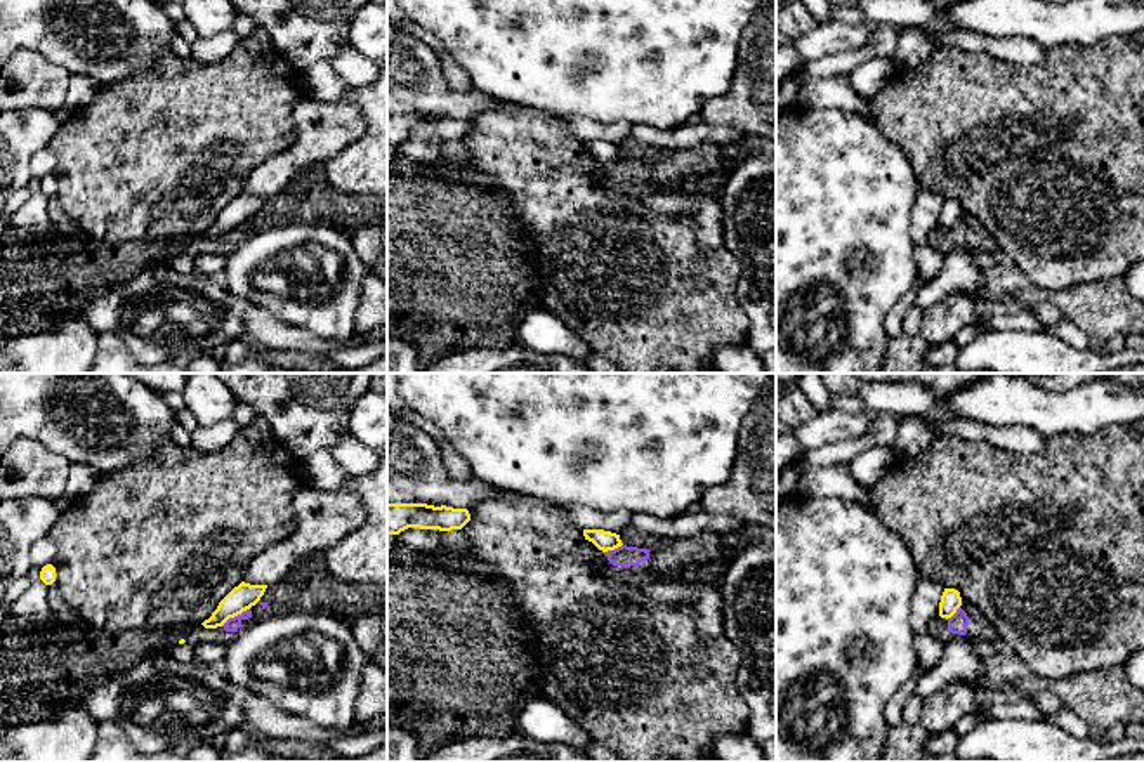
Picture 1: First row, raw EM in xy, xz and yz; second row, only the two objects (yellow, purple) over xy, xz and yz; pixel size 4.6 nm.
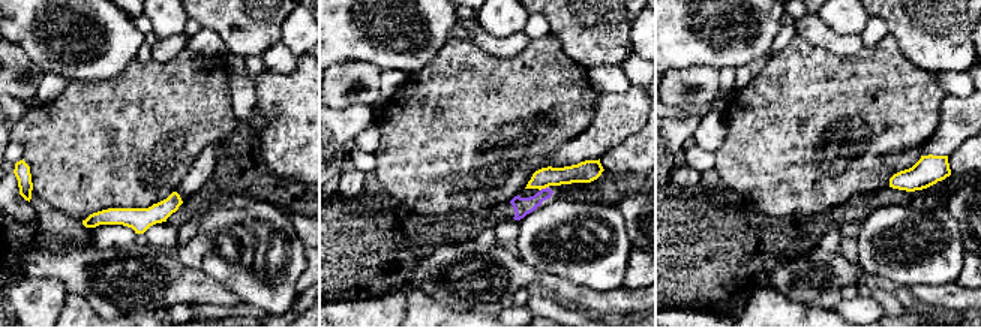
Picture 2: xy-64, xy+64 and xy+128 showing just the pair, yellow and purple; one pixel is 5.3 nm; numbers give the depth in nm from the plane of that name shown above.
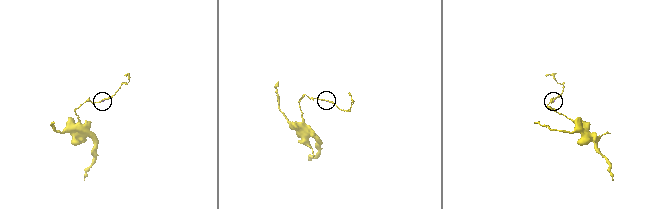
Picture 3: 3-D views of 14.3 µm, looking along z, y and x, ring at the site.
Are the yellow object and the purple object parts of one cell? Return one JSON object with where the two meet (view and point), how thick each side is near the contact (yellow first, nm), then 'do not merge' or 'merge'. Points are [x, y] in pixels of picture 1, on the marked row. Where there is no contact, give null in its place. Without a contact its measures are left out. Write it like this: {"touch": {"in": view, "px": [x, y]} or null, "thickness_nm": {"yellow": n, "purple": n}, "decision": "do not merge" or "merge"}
{"touch": {"in": "xy", "px": [235, 615]}, "thickness_nm": {"yellow": 120, "purple": 60}, "decision": "do not merge"}

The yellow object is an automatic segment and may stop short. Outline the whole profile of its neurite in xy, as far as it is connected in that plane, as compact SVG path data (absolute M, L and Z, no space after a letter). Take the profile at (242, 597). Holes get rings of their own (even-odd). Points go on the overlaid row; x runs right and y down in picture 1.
M241 581L219 602L212 616L205 620L201 625L205 628L222 627L229 618L234 618L255 606L264 595L266 588L267 585L250 585Z

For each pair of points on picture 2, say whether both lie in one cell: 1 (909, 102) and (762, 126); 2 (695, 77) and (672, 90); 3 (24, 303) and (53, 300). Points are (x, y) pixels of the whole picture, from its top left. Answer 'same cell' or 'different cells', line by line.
1: same cell
2: same cell
3: same cell

